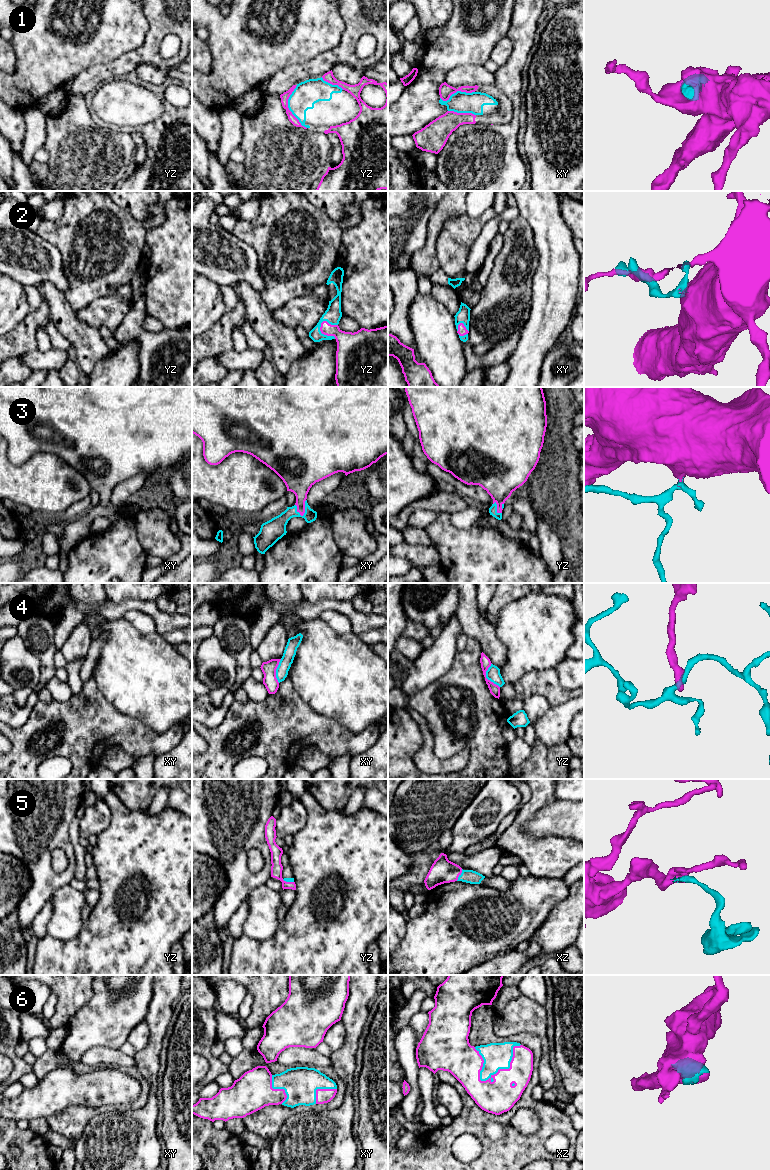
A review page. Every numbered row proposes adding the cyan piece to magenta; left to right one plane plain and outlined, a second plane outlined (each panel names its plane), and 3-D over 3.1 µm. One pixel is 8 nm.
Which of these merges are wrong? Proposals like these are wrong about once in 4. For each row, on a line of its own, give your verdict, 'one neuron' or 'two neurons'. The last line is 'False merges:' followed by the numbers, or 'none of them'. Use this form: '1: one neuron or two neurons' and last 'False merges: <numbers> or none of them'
1: two neurons
2: one neuron
3: one neuron
4: two neurons
5: one neuron
6: one neuron
False merges: 1, 4

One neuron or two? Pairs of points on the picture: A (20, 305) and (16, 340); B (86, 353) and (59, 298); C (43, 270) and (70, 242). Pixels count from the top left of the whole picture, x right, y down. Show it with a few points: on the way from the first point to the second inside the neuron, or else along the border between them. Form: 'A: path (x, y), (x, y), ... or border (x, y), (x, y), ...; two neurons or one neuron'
A: border (30, 309), (28, 314), (10, 331); two neurons
B: path (82, 339), (66, 322), (60, 312); one neuron
C: border (42, 237), (59, 251), (62, 269), (66, 275); two neurons

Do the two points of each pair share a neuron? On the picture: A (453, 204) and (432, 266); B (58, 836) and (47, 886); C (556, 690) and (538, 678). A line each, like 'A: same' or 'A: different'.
A: same
B: same
C: same

